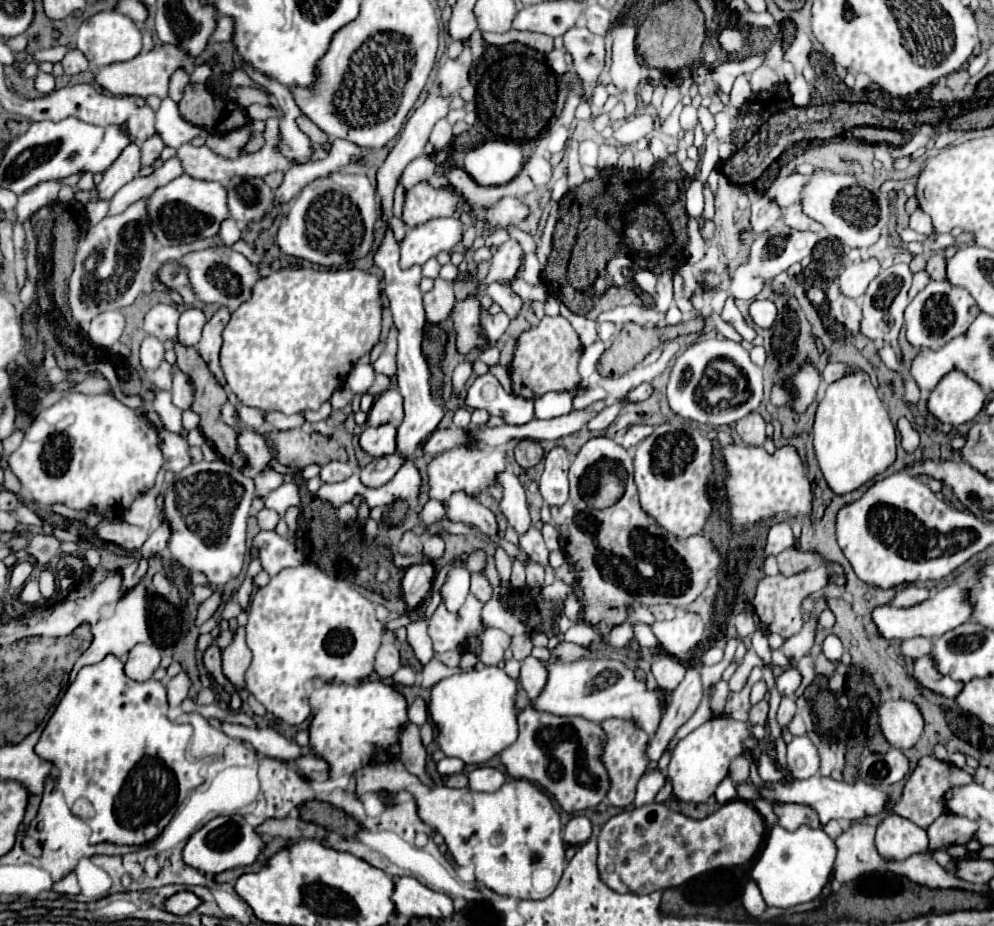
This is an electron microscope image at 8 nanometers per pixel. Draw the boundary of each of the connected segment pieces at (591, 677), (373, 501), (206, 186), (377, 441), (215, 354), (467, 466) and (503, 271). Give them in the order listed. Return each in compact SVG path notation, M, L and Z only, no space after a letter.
M555 660L545 662L545 668L547 684L533 700L533 708L557 716L581 716L593 722L603 722L607 718L629 718L637 722L637 726L641 726L649 736L653 736L671 698L671 692L666 691L664 704L658 702L658 690L647 692L645 682L635 680L633 668L625 668L625 664L617 660Z
M367 488L365 490L365 500L367 504L373 508L373 506L385 506L389 502L389 494L387 494L387 488Z
M183 174L169 182L167 186L157 188L149 196L149 222L151 230L159 244L163 246L179 246L179 244L191 244L195 240L211 238L219 234L221 222L229 218L227 208L227 190L219 182L207 182L191 178L189 174Z
M395 426L365 428L361 438L359 438L359 444L369 456L381 458L381 456L387 456L387 454L395 452L395 436L397 436Z
M221 306L221 308L213 314L213 318L205 324L205 328L203 328L203 338L201 338L201 342L197 344L197 352L199 352L201 358L207 362L209 370L215 374L215 378L219 380L219 384L221 384L223 388L227 388L227 382L225 382L225 376L223 376L221 366L219 366L219 350L221 350L221 342L223 342L223 340L221 340L221 332L223 332L225 324L229 322L229 316L231 316L229 308L227 308L227 306Z
M453 448L447 452L437 454L429 466L429 496L437 498L437 500L447 500L453 492L463 490L469 496L477 496L479 492L487 492L487 484L497 484L495 476L501 470L507 470L507 460L505 460L505 452L503 450L495 450L495 448L483 448L483 450L467 450L467 448Z
M511 238L505 244L501 244L499 250L493 254L487 278L493 278L495 282L511 280L521 264L521 254L523 254L523 250L517 240Z

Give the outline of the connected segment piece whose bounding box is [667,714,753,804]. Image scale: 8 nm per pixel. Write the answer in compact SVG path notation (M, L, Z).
M723 714L719 718L707 720L703 726L679 740L673 748L671 762L667 768L667 776L673 782L673 796L681 802L707 802L707 798L713 796L717 784L727 776L731 760L745 752L743 740L751 736L751 728L753 724L749 720L739 722Z

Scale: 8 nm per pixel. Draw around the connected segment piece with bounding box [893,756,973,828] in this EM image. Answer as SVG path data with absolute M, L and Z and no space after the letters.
M925 756L919 766L913 770L911 778L907 780L905 784L905 790L903 790L903 796L901 800L893 806L893 812L911 820L913 824L925 828L929 826L939 814L945 812L945 800L943 800L943 794L955 786L965 786L965 784L971 784L973 782L973 776L967 774L965 770L959 770L955 768L953 764L947 764L947 762L941 762L937 760L935 756Z

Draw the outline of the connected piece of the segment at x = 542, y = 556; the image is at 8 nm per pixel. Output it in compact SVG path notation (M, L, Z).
M531 526L527 532L519 534L519 546L521 546L521 550L525 550L531 556L531 560L535 560L539 564L547 564L549 550L545 548L543 536L535 526Z

